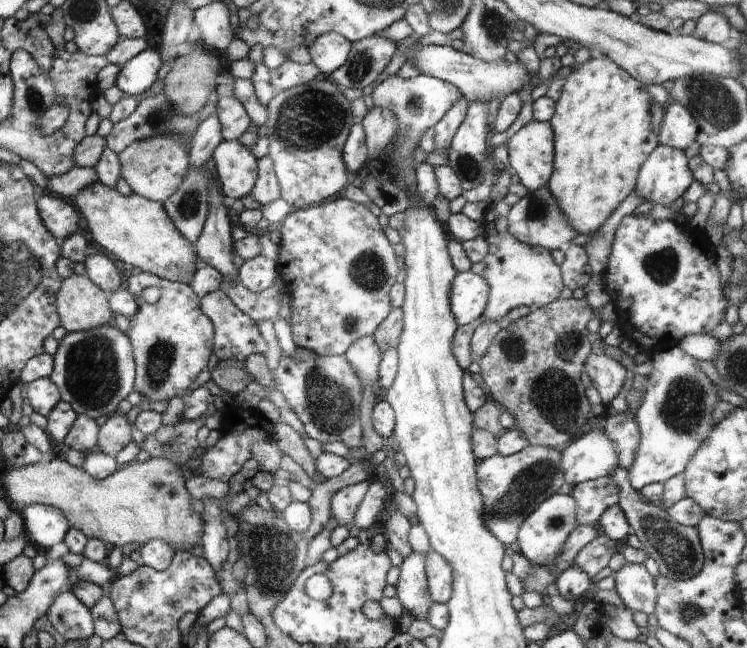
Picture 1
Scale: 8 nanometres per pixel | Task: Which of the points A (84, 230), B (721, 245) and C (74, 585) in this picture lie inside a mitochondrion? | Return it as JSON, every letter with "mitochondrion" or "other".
{"A":"other","B":"other","C":"other"}

